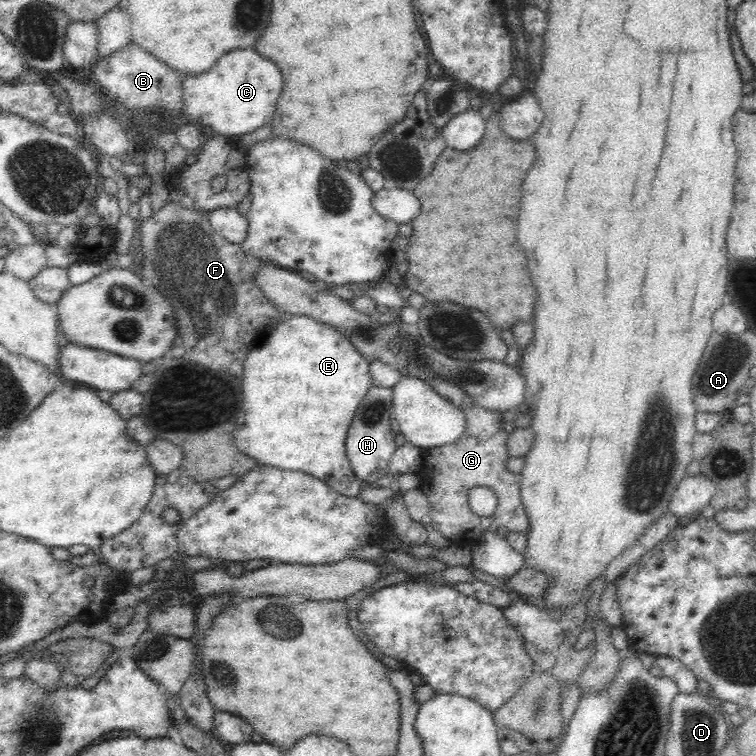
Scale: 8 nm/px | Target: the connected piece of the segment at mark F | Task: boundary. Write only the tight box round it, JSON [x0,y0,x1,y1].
[140,196,285,378]

